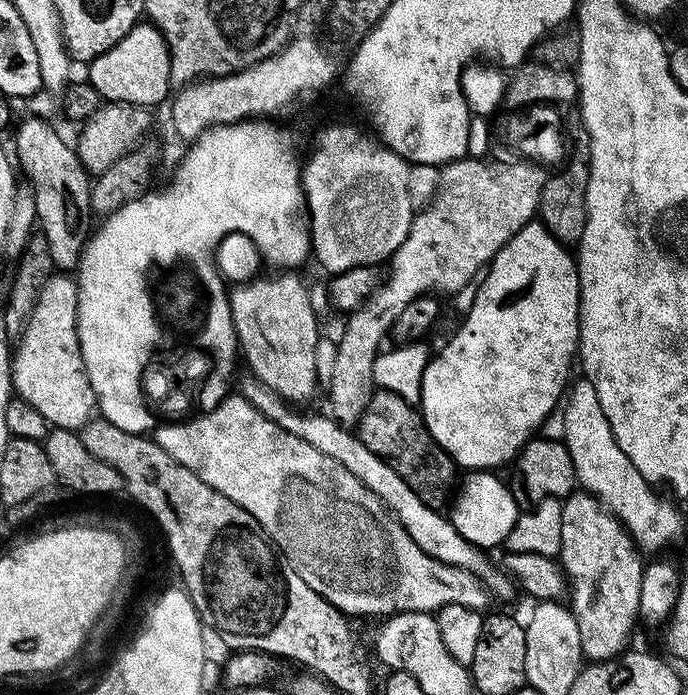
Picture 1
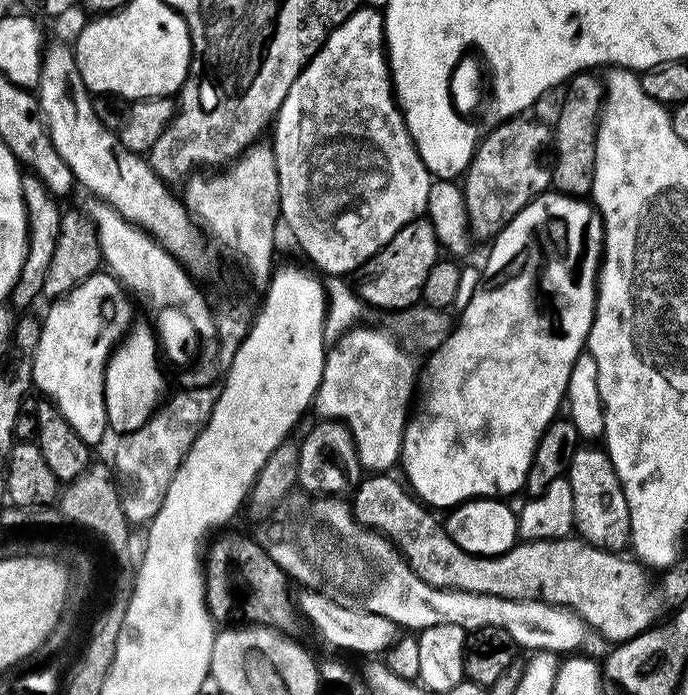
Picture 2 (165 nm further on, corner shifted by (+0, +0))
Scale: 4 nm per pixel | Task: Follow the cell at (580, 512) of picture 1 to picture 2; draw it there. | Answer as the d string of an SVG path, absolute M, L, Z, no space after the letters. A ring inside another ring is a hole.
M600 446L577 448L574 458L568 463L566 475L570 482L570 490L574 490L574 532L579 539L593 544L596 548L620 554L629 547L632 538L630 506L626 502L624 487L607 451L603 447L596 447Z

